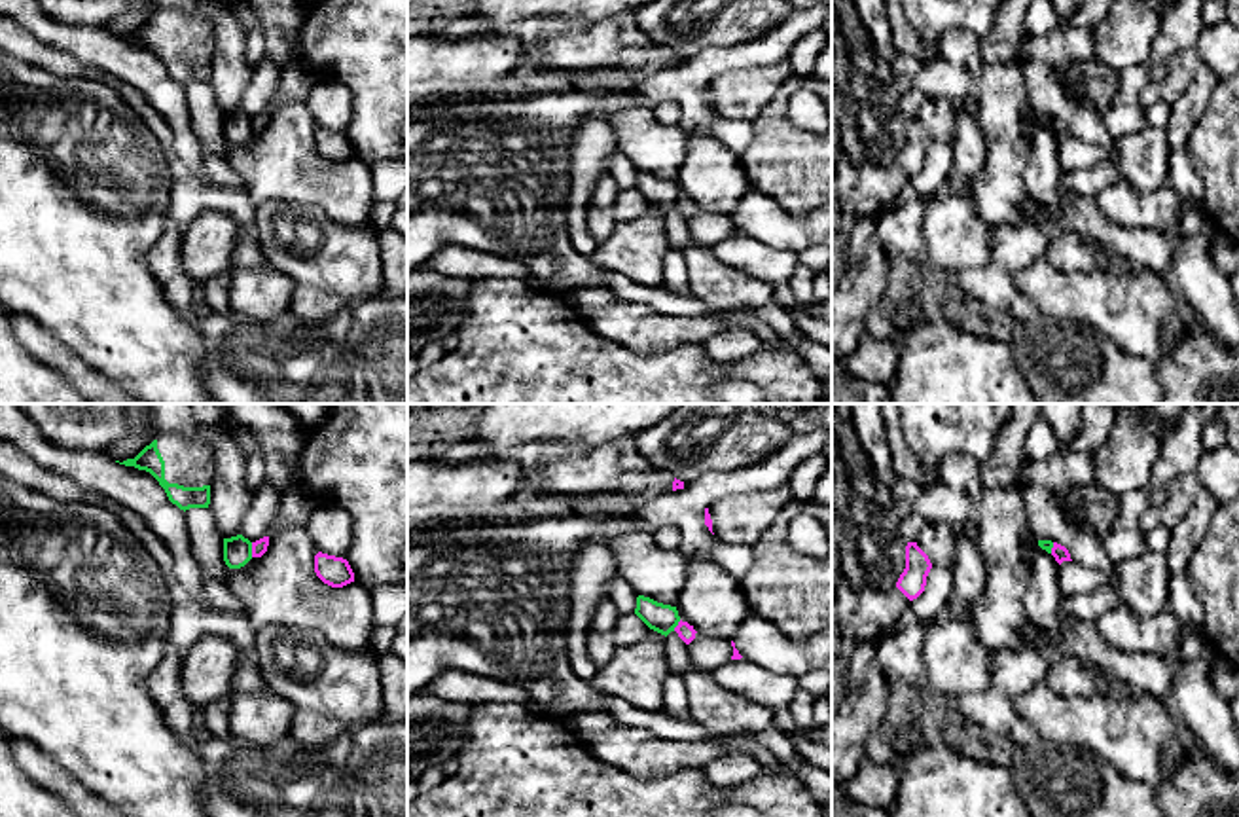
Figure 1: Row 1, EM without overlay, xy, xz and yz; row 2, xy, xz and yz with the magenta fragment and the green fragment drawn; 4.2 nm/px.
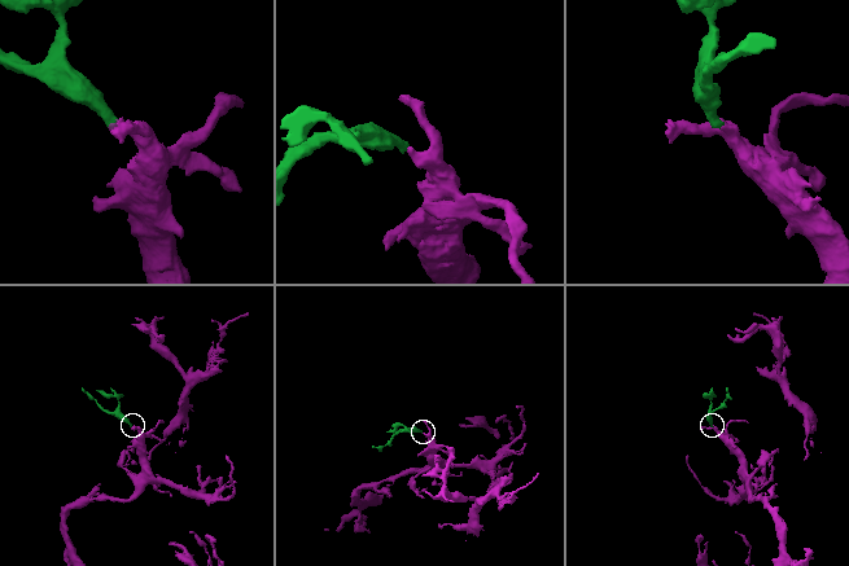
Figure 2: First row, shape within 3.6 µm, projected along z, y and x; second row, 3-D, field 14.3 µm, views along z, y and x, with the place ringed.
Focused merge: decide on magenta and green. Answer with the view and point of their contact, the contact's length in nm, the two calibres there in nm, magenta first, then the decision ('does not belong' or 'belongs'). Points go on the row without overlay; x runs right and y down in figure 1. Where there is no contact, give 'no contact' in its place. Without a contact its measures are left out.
meets magenta in xy at (252, 126); contact 60 nm long; 60 nm thick on the magenta side, 130 nm on the other; does not belong

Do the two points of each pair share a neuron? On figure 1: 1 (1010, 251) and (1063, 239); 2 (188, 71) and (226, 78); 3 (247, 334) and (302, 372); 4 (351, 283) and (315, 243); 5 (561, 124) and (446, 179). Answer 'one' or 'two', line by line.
1: two
2: two
3: one
4: one
5: one

